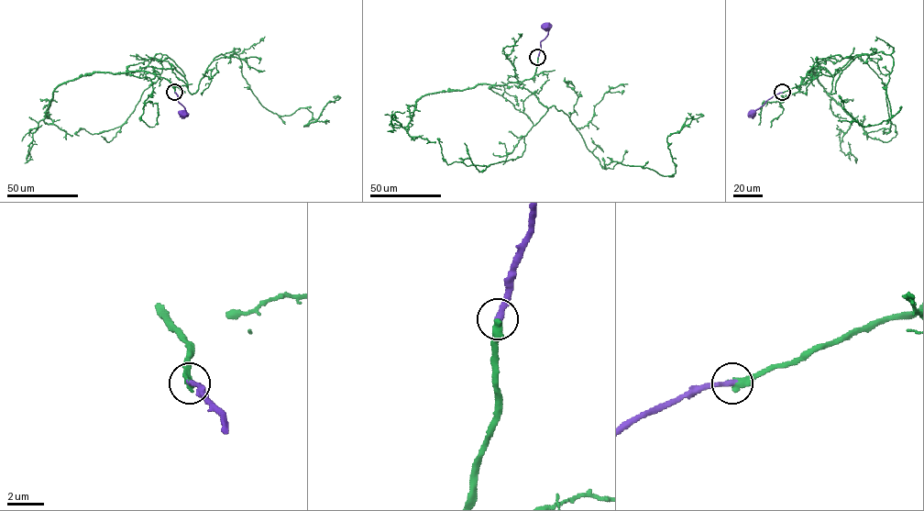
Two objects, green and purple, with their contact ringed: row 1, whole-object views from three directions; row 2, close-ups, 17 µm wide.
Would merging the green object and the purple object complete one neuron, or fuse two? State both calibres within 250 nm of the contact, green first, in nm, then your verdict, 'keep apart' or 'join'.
400/360 nm | join

